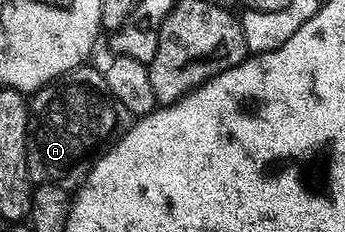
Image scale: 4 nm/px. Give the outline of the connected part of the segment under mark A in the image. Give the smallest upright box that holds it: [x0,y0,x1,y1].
[26,63,133,190]

